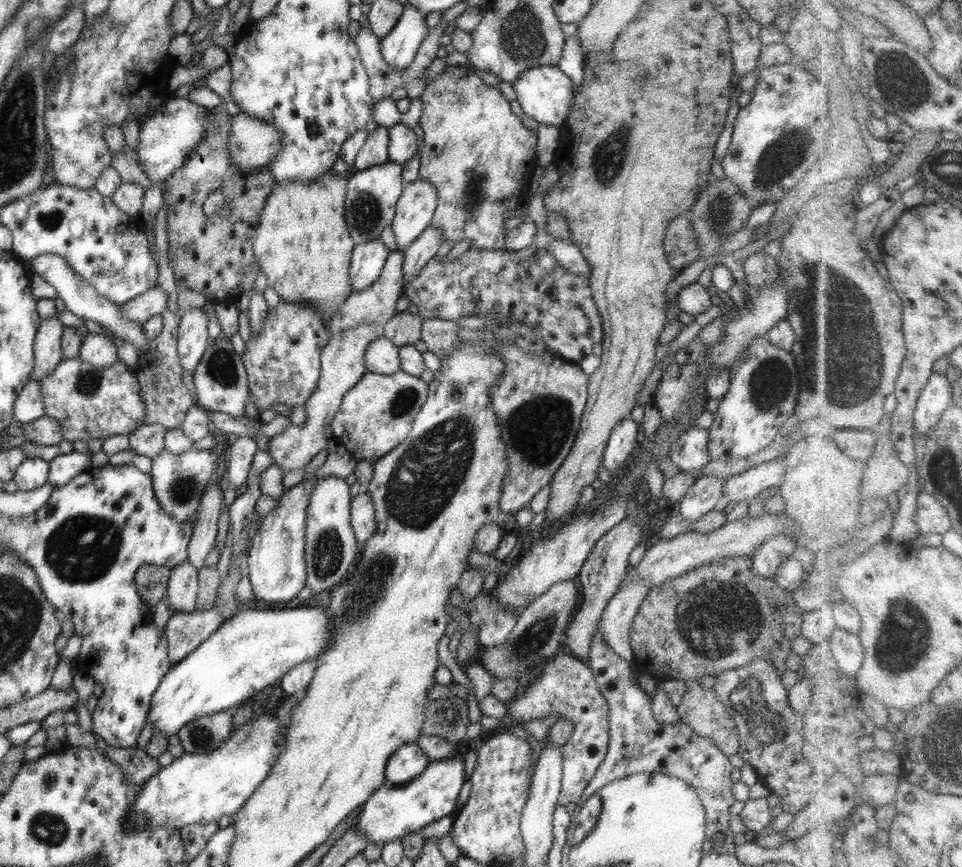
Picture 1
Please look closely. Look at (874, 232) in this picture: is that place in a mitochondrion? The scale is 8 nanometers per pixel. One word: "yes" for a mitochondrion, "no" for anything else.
no

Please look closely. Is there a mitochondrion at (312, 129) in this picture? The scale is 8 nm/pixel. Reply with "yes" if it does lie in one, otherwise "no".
yes

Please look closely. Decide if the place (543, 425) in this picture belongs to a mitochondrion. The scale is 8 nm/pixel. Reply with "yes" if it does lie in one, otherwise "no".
yes

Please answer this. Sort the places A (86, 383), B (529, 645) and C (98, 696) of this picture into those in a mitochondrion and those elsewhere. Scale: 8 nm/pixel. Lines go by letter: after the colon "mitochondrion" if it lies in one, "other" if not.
A: mitochondrion
B: mitochondrion
C: other

